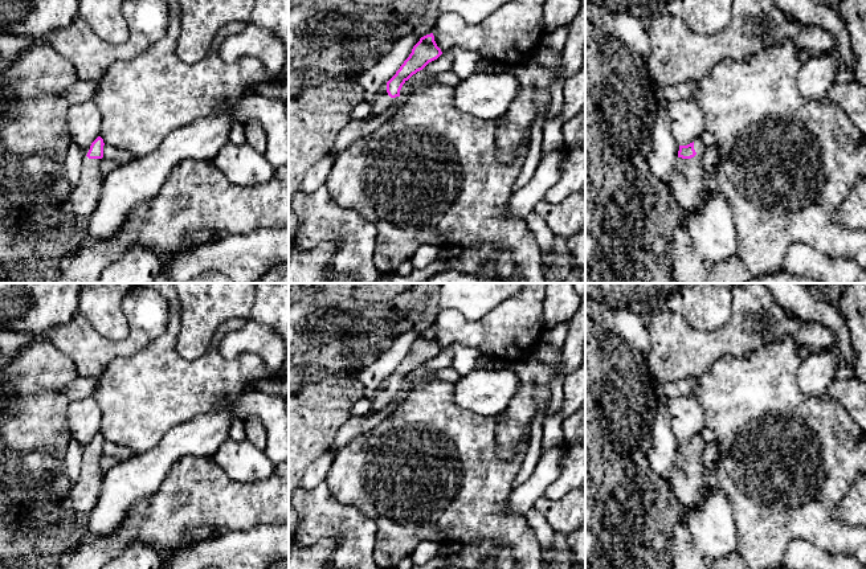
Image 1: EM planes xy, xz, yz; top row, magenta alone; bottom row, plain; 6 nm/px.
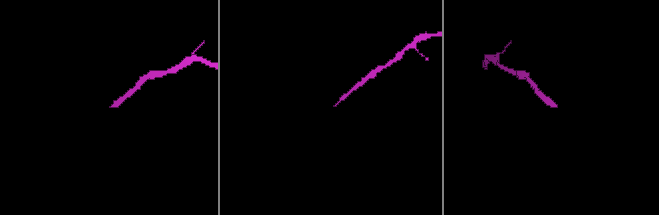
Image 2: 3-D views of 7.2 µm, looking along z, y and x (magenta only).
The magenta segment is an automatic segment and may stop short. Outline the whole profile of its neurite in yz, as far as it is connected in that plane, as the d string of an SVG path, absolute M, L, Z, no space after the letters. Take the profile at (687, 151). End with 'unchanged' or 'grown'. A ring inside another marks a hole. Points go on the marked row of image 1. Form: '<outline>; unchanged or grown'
M700 138L679 146L674 173L667 183L675 201L687 213L700 209L710 192L706 185L710 168L702 164L704 150L706 144Z; grown

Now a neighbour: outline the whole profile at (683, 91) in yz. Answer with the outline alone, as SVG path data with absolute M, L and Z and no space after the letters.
M694 82L679 83L675 86L661 86L658 95L669 102L691 101L697 91Z

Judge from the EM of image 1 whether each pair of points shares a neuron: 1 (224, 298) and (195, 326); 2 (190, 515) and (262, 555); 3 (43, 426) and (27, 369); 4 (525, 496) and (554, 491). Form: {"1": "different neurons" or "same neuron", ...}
{"1": "same neuron", "2": "different neurons", "3": "same neuron", "4": "different neurons"}

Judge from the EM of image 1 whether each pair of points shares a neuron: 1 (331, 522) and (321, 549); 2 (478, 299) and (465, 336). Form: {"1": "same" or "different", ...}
{"1": "different", "2": "different"}

